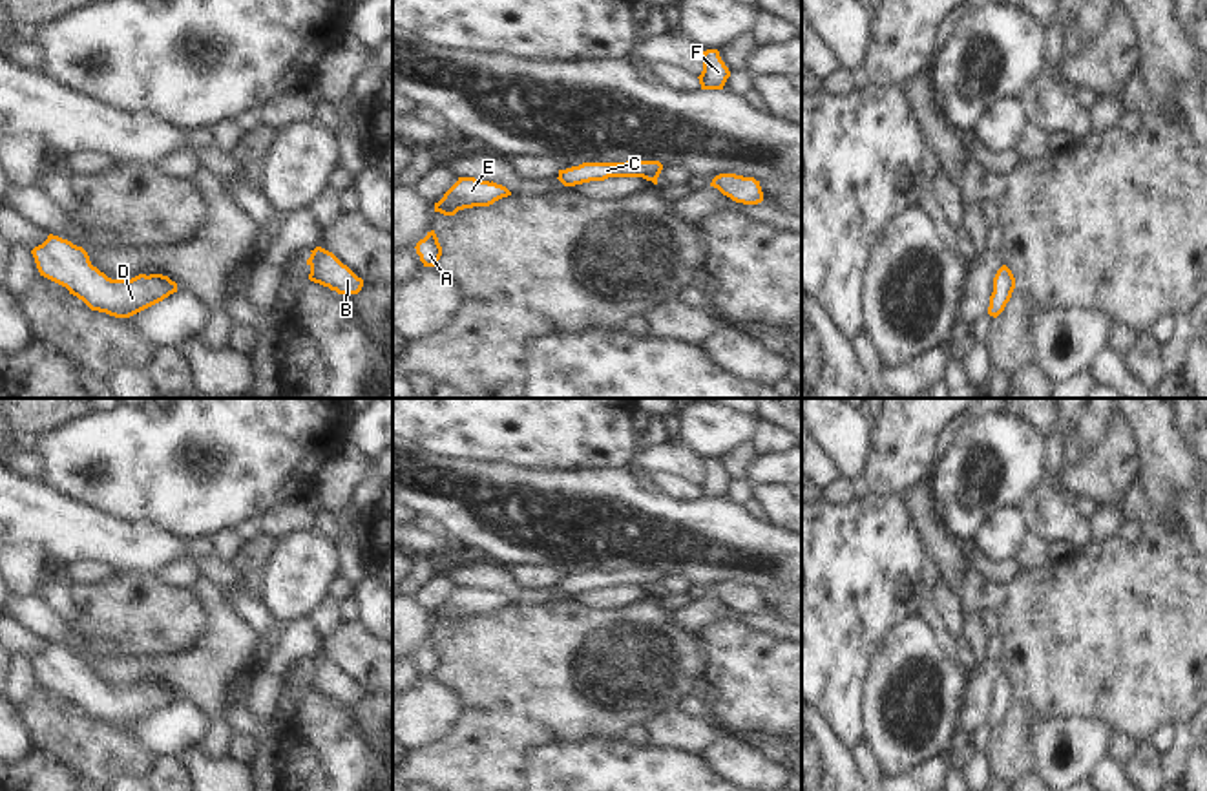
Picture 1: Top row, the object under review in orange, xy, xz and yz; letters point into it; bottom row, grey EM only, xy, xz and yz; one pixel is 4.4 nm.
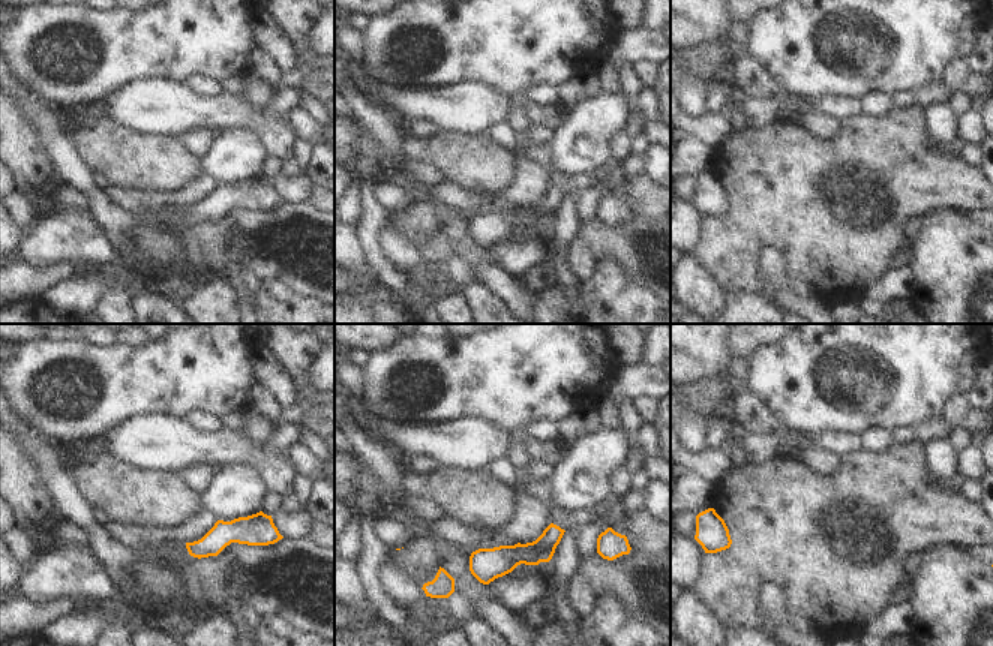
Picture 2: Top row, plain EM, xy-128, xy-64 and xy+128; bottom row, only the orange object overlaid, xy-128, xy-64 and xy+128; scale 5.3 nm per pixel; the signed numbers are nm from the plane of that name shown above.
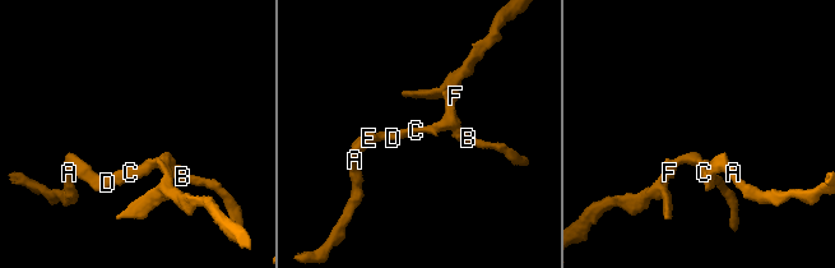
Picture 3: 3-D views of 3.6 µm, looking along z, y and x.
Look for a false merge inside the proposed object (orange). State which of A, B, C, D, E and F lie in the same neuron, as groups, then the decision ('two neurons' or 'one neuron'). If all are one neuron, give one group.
A B C D E F; one neuron

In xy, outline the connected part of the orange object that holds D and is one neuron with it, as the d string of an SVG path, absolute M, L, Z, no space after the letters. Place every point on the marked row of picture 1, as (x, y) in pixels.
M53 234L31 254L40 276L66 287L91 311L115 318L130 318L177 292L177 283L163 274L111 279L91 265L82 247Z

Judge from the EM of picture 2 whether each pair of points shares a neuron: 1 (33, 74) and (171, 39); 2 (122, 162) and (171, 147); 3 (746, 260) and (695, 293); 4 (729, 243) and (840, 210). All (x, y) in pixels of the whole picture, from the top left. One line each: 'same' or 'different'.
1: same
2: same
3: different
4: same

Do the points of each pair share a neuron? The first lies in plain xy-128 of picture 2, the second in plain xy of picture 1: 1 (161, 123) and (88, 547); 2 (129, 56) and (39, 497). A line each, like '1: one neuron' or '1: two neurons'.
1: one neuron
2: two neurons

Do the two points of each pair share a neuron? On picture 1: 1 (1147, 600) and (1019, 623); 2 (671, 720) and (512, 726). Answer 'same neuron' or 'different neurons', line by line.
1: same neuron
2: different neurons

